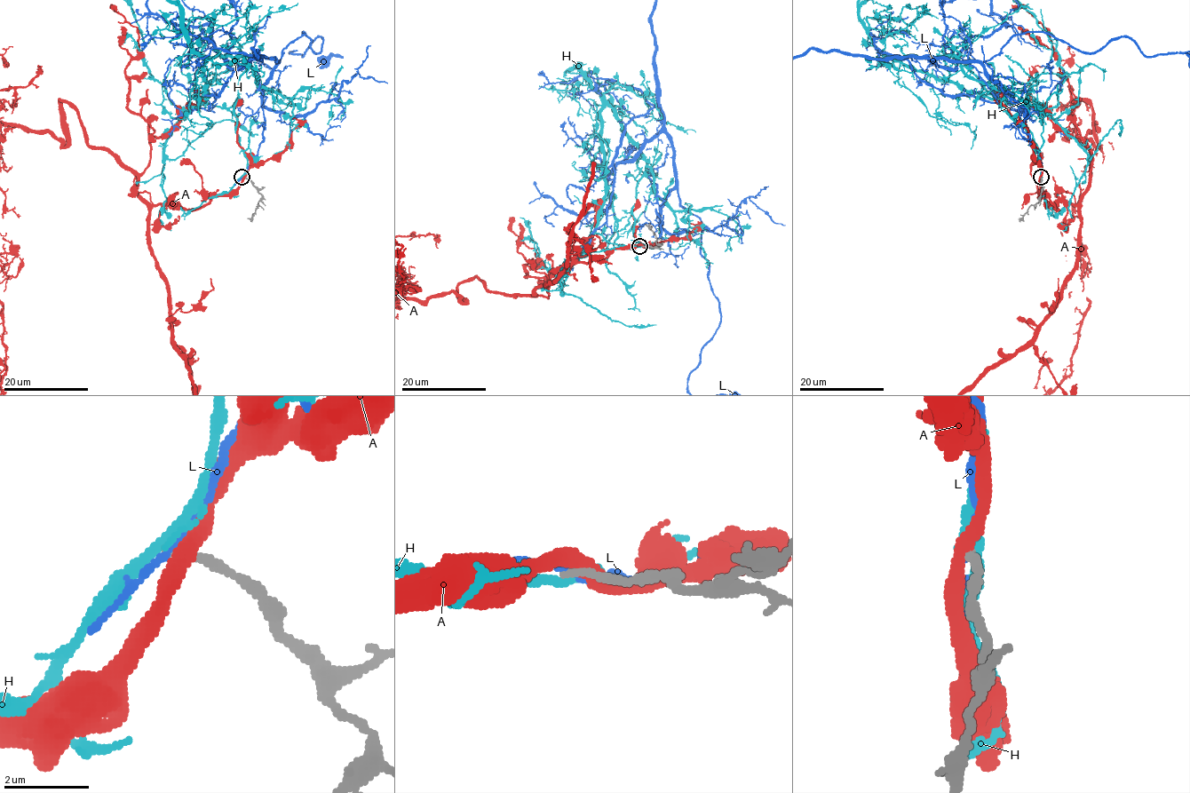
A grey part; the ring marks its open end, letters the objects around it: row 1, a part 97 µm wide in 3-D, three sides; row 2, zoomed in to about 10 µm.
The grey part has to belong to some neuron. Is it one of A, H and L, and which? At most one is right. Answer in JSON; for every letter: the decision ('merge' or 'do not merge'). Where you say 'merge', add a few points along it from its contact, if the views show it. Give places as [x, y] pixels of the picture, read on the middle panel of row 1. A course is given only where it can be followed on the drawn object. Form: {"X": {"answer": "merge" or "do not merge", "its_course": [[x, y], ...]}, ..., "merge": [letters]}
{"A": {"answer": "do not merge"}, "H": {"answer": "do not merge"}, "L": {"answer": "do not merge"}, "merge": []}

